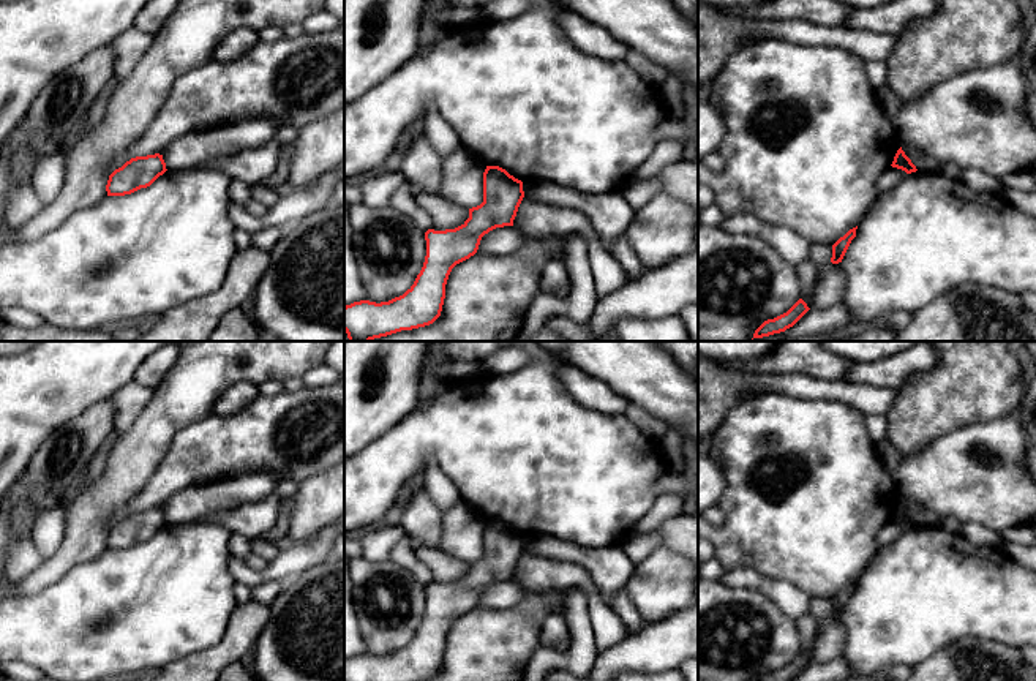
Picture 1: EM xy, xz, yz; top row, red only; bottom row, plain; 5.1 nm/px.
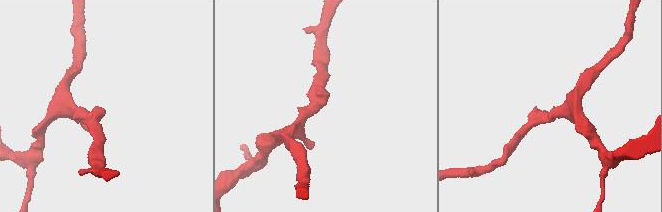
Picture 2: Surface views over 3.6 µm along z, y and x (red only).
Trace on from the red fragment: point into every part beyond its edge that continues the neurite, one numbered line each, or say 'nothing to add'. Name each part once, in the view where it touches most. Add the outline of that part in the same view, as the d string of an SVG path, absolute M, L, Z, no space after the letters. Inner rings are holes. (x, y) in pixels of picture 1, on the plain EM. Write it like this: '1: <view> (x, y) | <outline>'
nothing to add

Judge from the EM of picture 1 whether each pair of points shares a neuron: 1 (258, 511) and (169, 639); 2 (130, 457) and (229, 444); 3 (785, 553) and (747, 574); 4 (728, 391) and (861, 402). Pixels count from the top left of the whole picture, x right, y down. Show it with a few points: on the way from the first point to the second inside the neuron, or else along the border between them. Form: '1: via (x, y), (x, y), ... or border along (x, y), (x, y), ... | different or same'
1: border along (202, 520), (221, 523), (232, 533) | different
2: border along (191, 424), (174, 436), (168, 452), (146, 482) | different
3: border along (727, 569), (750, 566), (763, 575), (790, 583) | different
4: via (761, 384), (798, 384), (828, 391) | same

